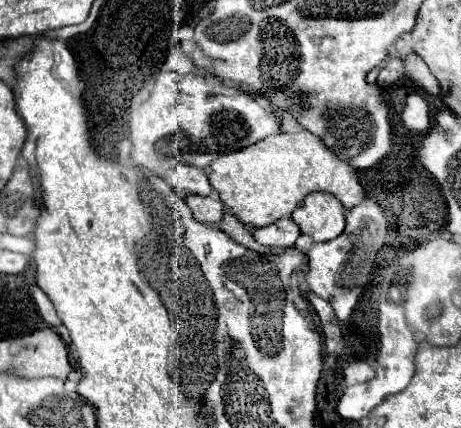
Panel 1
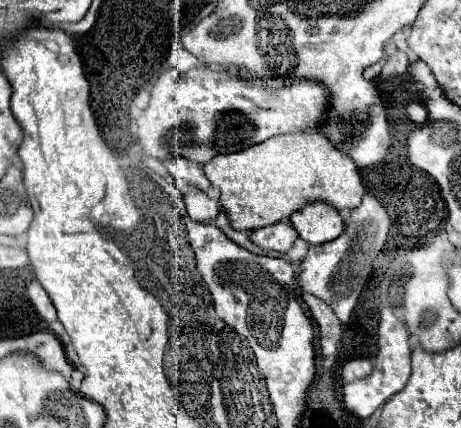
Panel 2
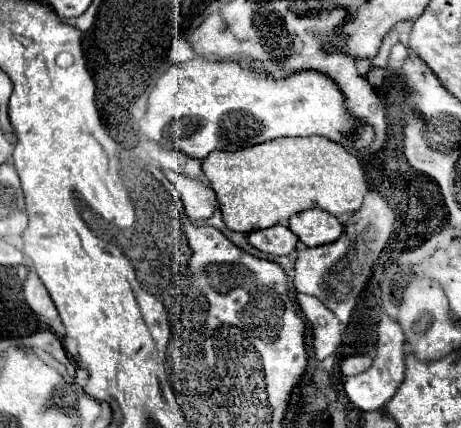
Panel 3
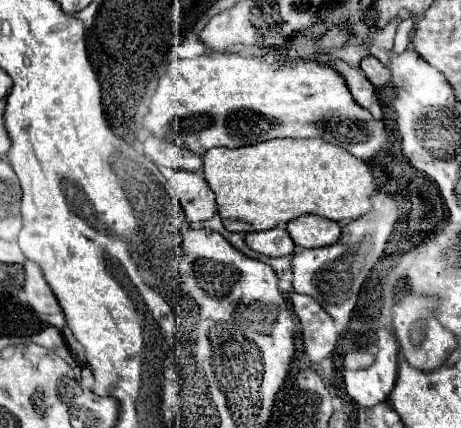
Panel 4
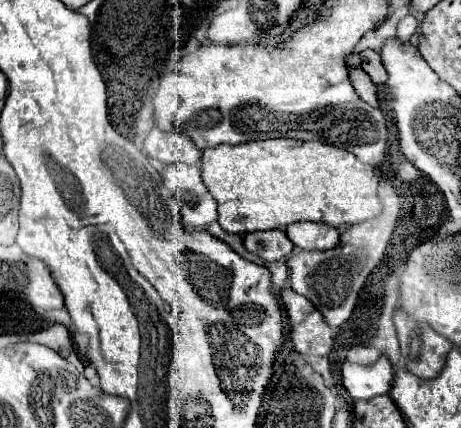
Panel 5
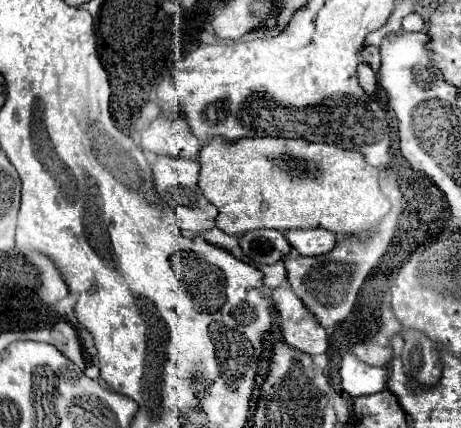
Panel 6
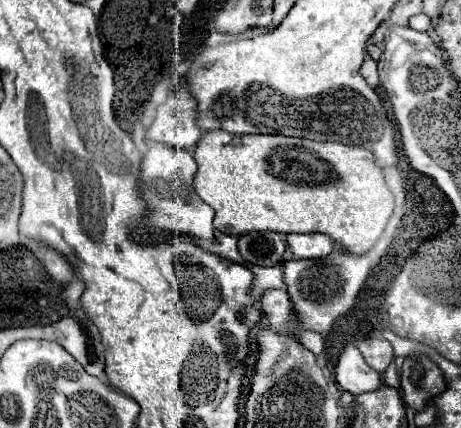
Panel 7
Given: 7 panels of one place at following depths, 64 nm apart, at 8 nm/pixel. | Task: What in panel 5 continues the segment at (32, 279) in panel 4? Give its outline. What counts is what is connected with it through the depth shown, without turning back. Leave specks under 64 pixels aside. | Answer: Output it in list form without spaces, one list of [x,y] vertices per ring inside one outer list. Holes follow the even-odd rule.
[[[30,258],[26,262],[28,268],[28,286],[23,291],[24,300],[34,310],[56,310],[64,306],[64,298],[58,290],[58,286],[54,284],[48,268],[36,260]]]

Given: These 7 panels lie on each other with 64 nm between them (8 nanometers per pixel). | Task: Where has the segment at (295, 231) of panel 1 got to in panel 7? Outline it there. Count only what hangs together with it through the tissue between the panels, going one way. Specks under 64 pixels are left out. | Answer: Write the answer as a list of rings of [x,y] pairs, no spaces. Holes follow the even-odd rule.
[[[252,232],[240,236],[238,248],[246,262],[274,266],[282,260],[282,254],[286,252],[286,242],[278,232]]]

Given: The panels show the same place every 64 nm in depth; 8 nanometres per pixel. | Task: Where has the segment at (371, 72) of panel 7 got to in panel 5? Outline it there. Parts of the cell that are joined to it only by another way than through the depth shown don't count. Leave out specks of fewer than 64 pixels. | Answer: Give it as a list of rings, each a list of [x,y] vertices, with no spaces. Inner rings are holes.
[[[354,68],[350,70],[350,80],[352,80],[352,86],[356,88],[356,94],[370,106],[378,106],[378,98],[376,98],[376,86],[372,84],[370,76],[362,70],[362,68]]]

